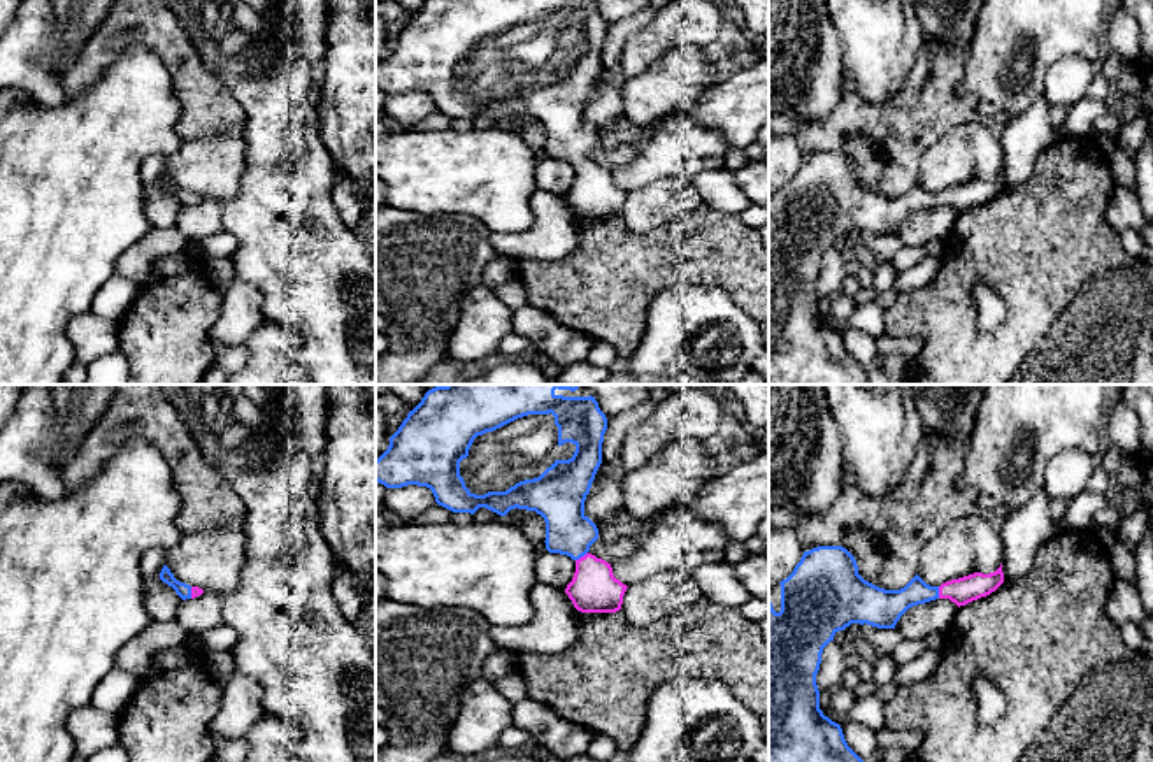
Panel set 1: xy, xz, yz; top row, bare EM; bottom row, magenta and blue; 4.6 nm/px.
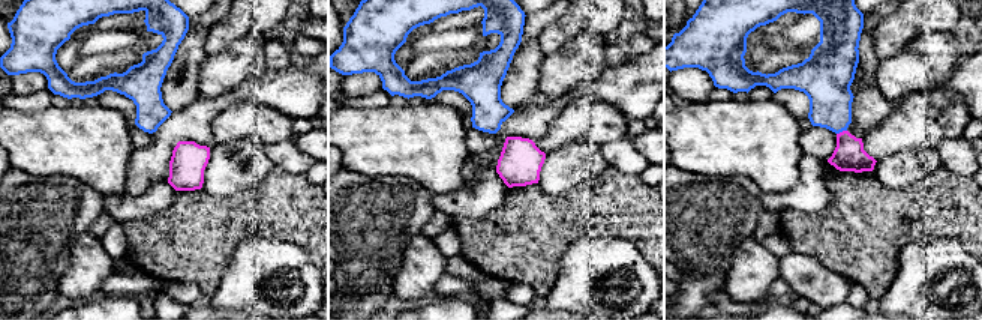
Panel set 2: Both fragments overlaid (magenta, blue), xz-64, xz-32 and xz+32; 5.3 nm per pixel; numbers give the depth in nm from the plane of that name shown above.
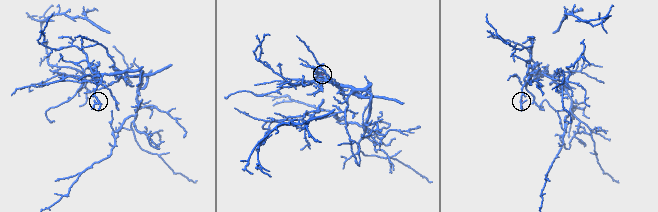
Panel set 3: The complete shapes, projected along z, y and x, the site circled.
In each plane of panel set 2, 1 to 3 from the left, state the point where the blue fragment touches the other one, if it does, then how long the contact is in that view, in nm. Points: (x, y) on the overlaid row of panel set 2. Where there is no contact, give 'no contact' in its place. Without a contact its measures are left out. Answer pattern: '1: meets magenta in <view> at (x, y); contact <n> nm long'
1: no contact
2: no contact
3: meets magenta in xz+32 at (843, 131); contact 60 nm long

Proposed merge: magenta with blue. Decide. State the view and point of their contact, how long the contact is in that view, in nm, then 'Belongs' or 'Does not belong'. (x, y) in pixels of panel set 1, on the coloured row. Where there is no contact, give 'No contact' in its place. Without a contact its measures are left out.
Touches magenta at xz (581, 557). Shared border 70 nm. Belongs

